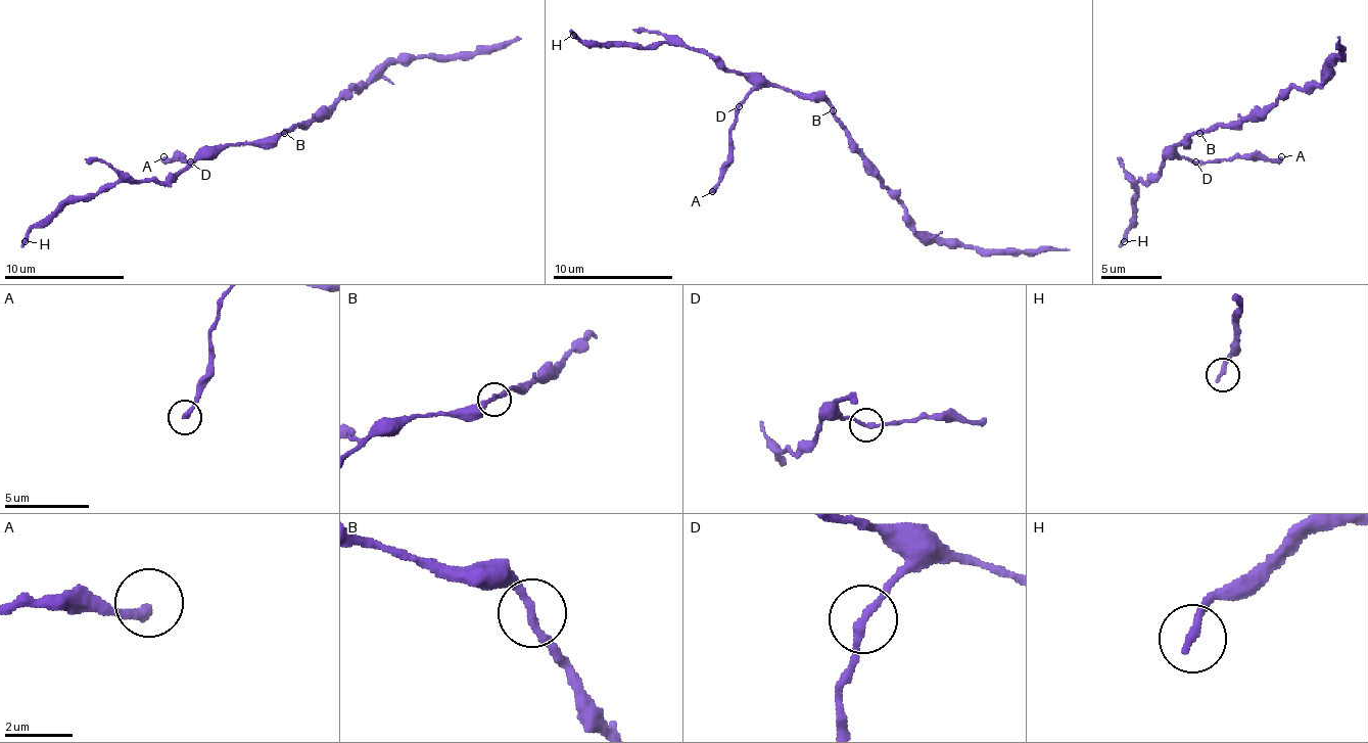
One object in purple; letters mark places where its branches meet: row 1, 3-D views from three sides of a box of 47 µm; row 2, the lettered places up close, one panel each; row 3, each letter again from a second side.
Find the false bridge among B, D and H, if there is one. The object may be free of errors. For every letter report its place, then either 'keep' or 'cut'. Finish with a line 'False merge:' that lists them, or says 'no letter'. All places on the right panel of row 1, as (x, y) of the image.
B: (1199, 133) | keep
D: (1195, 161) | keep
H: (1124, 241) | keep
False merge: no letter

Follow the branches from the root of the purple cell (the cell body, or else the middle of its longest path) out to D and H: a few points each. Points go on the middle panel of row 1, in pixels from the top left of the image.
D: (833, 110), (823, 101), (799, 98), (779, 86), (757, 86), (739, 107)
H: (833, 110), (823, 101), (751, 83), (706, 52), (672, 44), (588, 47), (573, 35)

